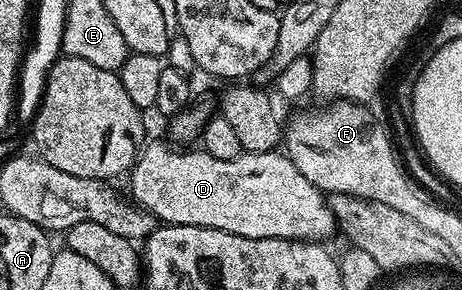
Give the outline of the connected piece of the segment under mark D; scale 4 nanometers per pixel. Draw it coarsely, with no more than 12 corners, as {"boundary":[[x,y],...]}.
{"boundary":[[147,141],[129,197],[159,223],[336,234],[285,153],[232,160]]}

